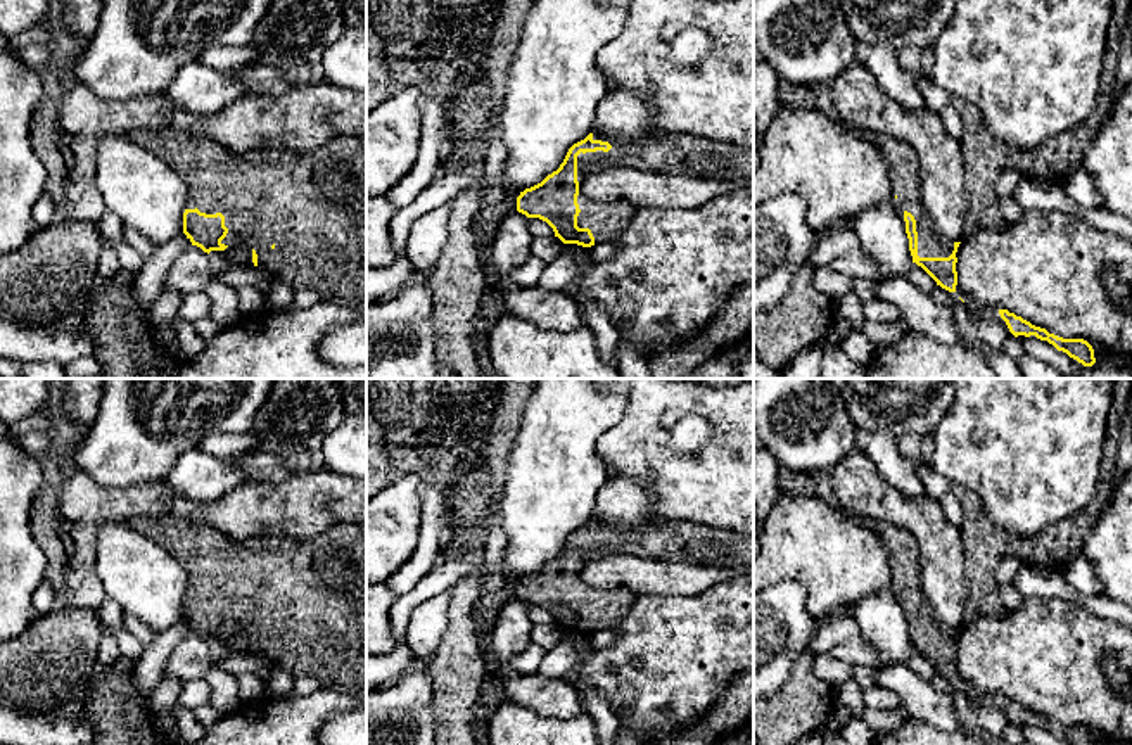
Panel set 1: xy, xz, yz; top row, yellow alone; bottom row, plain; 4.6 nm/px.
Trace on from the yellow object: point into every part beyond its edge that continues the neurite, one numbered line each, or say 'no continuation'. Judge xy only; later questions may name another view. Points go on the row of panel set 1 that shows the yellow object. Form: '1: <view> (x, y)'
1: xy (267, 197)

